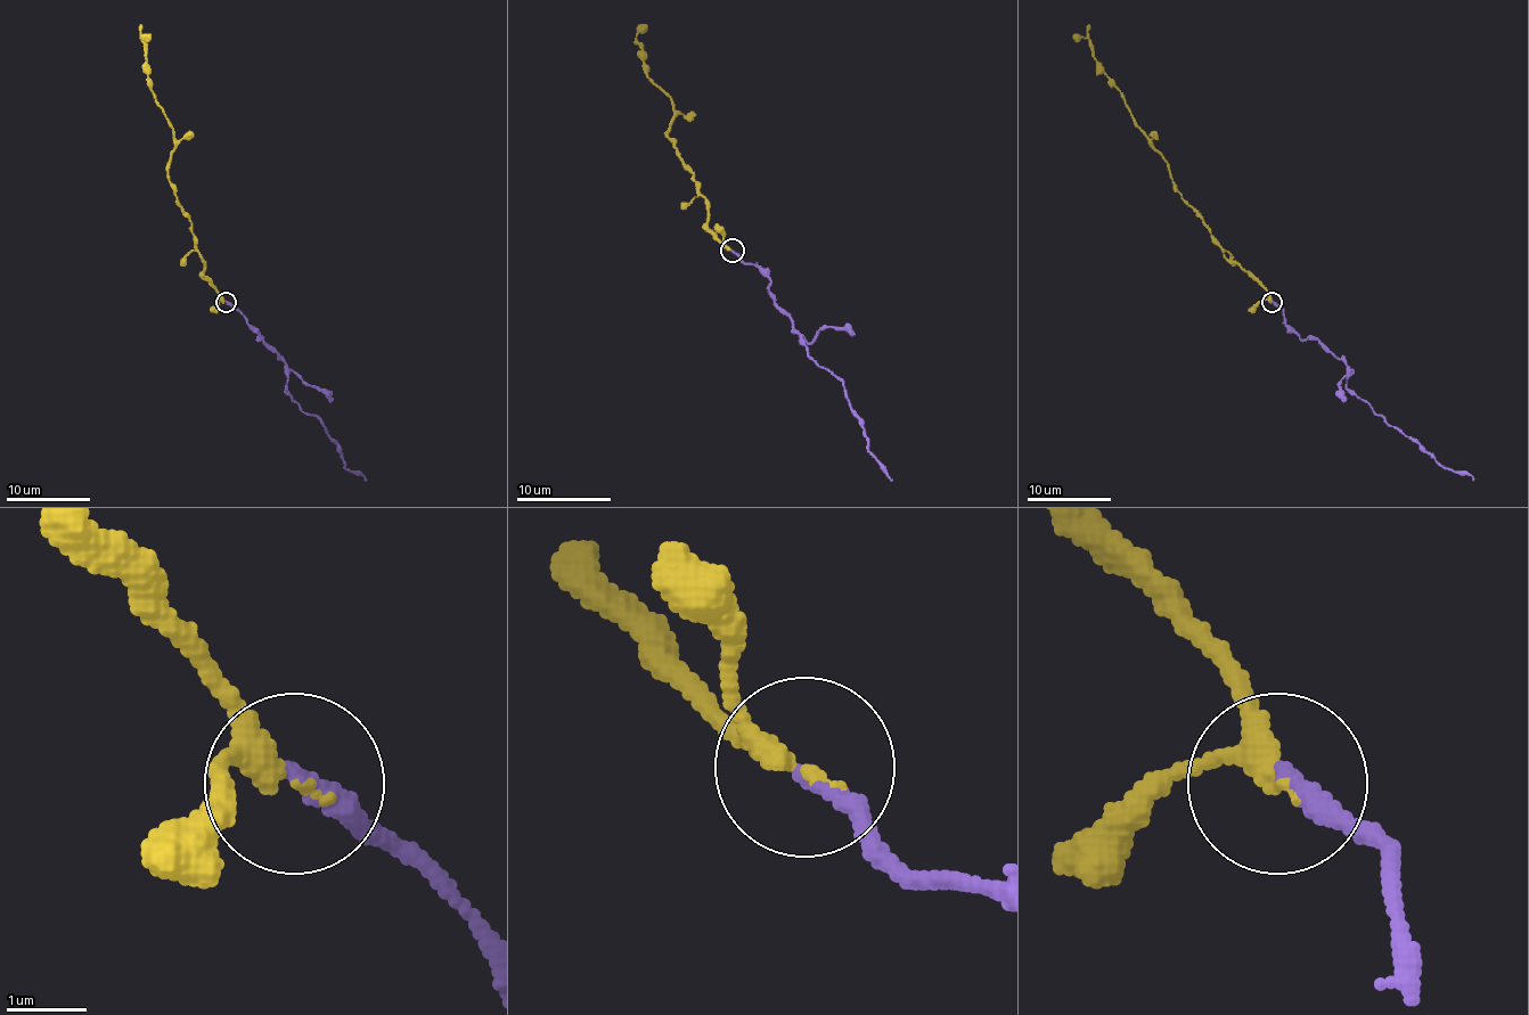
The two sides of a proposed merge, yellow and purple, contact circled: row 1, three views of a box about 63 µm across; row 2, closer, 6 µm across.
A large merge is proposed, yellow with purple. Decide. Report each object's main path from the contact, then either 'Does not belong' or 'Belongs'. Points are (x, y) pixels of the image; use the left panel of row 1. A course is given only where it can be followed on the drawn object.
Course of yellow: (225, 302), (204, 276), (189, 215), (169, 179), (174, 131), (152, 90), (141, 38), (149, 38). Course of purple: (225, 302), (285, 365), (292, 399), (323, 424), (345, 467), (367, 480). Belongs

